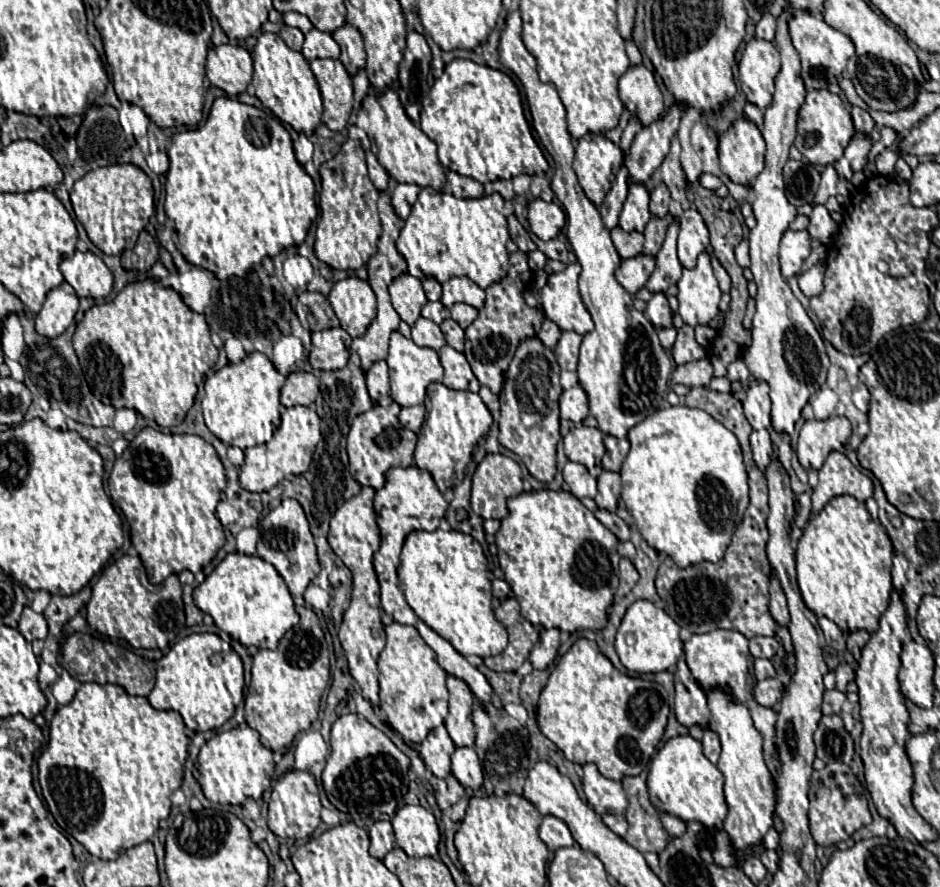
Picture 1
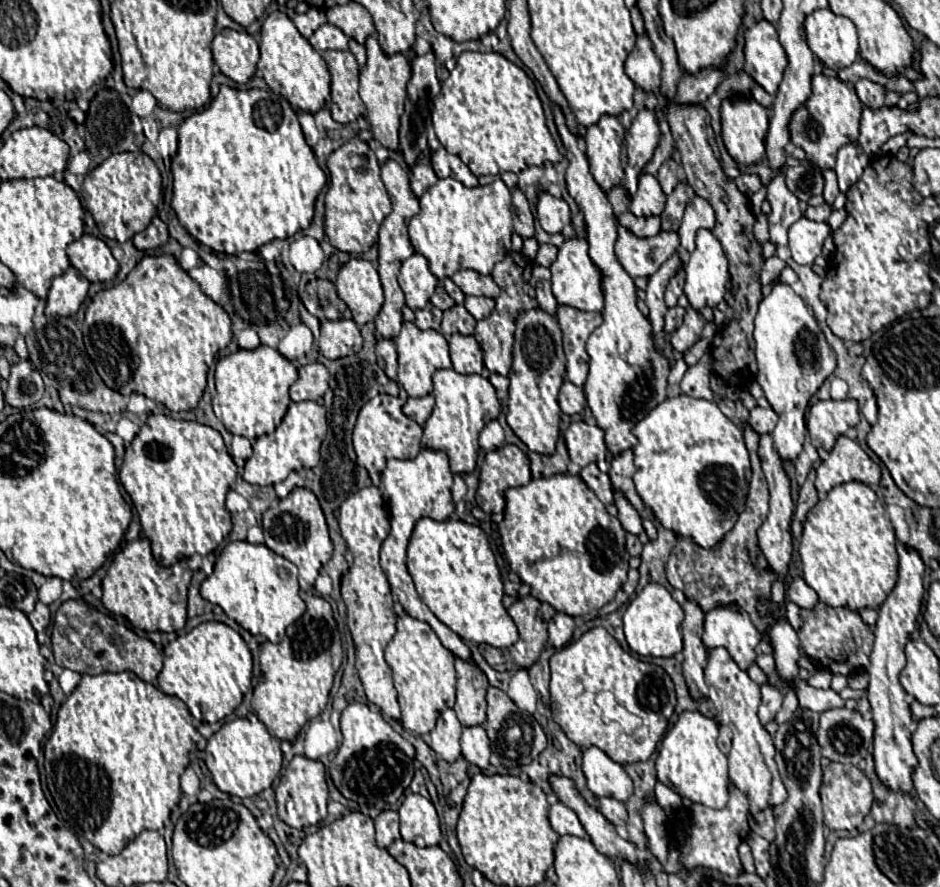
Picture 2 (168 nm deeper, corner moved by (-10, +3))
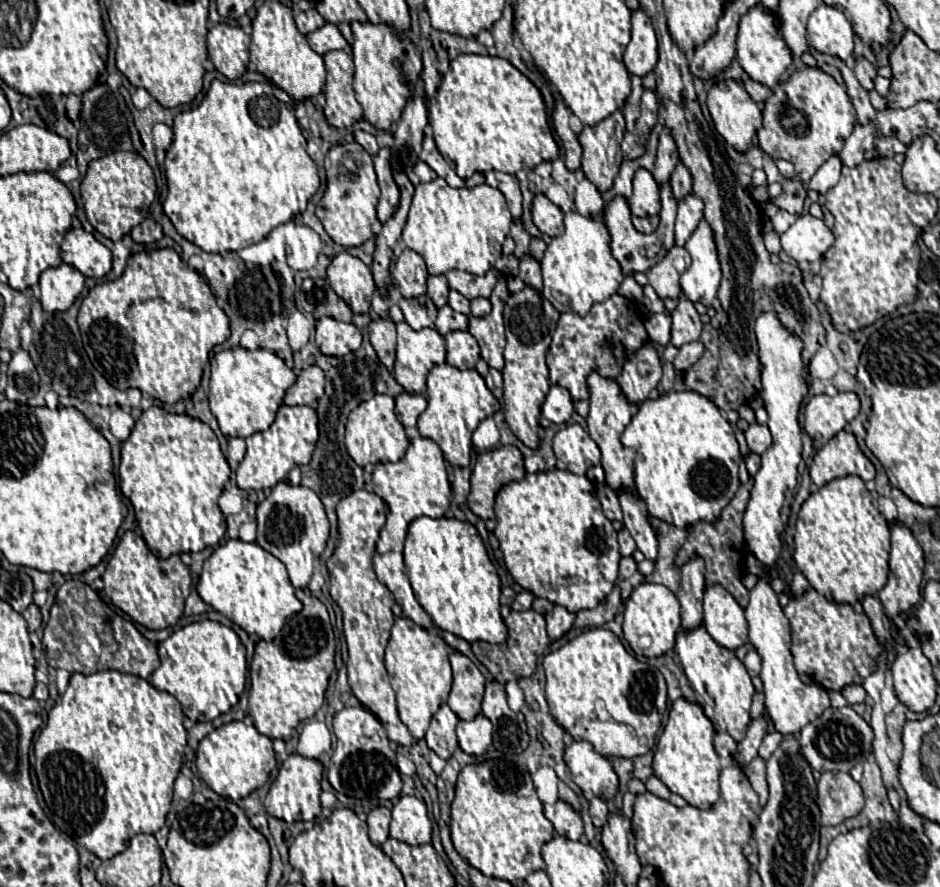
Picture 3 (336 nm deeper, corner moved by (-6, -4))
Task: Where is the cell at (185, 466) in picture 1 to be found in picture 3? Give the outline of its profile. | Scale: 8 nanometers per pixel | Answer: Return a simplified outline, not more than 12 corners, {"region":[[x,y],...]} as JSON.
{"region":[[160,406],[122,442],[120,490],[158,558],[216,548],[230,466]]}

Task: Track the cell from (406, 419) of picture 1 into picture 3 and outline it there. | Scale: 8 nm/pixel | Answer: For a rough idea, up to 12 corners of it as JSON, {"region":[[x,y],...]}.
{"region":[[424,394],[396,396],[396,416],[404,428],[416,426],[426,410]]}

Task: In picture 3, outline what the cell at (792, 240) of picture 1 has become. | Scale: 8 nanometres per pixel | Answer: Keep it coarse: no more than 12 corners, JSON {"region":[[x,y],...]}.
{"region":[[810,214],[780,236],[796,262],[818,262],[834,234]]}

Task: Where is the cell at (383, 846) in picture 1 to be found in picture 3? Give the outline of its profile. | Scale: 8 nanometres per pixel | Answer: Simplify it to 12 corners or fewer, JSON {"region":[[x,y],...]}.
{"region":[[390,810],[368,812],[368,834],[376,846],[386,842]]}

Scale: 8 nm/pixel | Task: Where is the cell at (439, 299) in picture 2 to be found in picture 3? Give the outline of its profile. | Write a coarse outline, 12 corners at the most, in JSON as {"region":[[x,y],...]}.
{"region":[[444,274],[428,276],[426,294],[436,308],[448,302]]}

